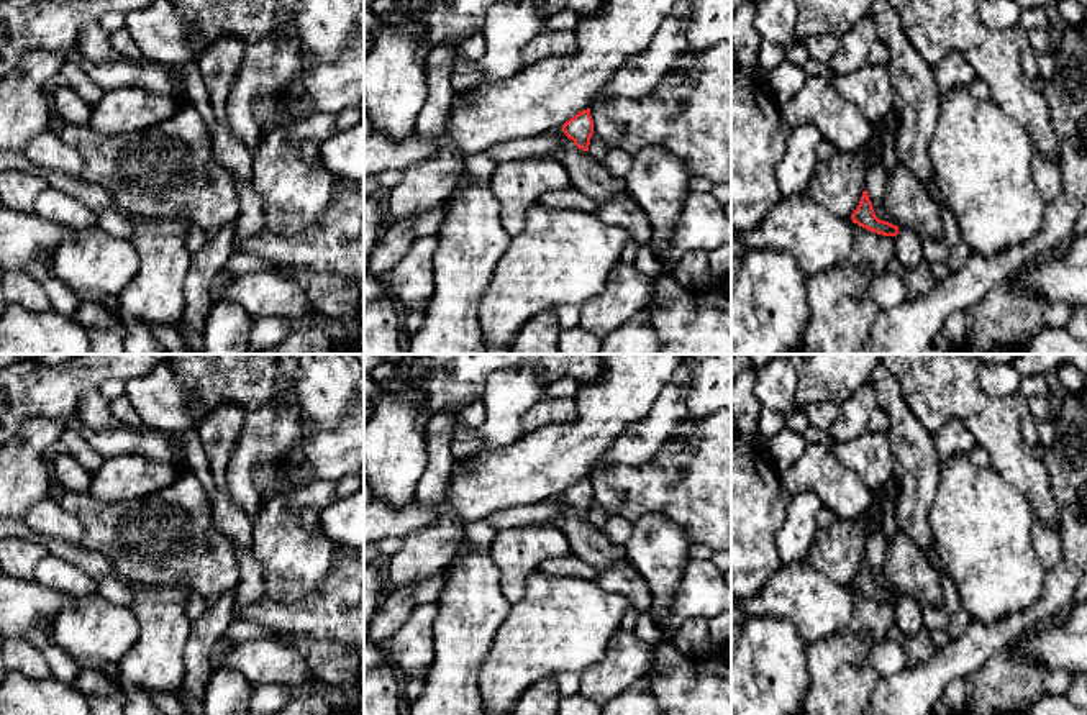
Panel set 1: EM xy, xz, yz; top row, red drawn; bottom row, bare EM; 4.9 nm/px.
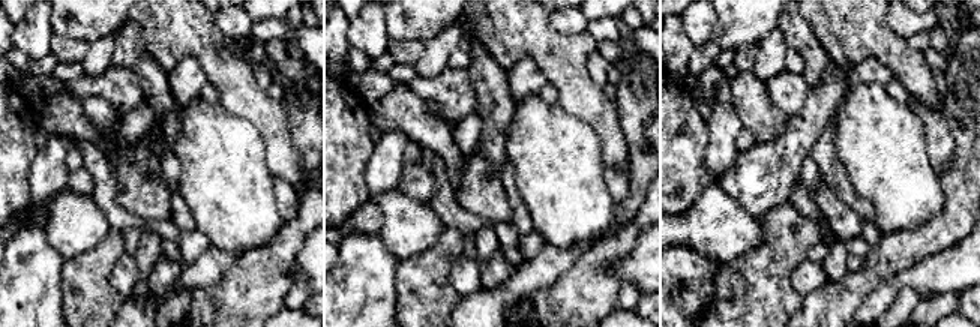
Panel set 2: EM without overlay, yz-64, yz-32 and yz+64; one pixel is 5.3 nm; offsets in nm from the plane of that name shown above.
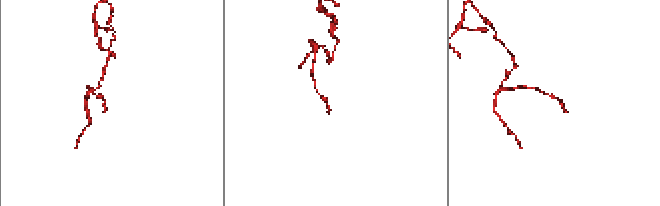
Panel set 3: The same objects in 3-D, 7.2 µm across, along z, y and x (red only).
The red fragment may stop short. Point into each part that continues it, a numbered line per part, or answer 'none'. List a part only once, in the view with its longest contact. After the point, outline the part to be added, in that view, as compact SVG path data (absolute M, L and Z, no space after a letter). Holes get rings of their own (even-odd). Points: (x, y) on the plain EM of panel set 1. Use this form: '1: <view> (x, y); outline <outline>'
none

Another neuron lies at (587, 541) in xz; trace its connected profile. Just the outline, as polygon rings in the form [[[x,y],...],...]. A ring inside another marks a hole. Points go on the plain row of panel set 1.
[[[562,495],[556,499],[557,517],[549,525],[559,528],[569,541],[571,551],[597,571],[626,562],[625,549],[613,544],[603,530],[597,528],[589,518],[579,517]]]

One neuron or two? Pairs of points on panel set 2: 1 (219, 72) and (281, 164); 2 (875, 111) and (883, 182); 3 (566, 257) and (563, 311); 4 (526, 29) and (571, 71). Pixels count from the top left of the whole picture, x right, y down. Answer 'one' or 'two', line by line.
1: one
2: one
3: two
4: one

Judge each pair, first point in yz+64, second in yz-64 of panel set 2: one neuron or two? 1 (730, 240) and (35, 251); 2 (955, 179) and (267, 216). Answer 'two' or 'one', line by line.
1: two
2: two

